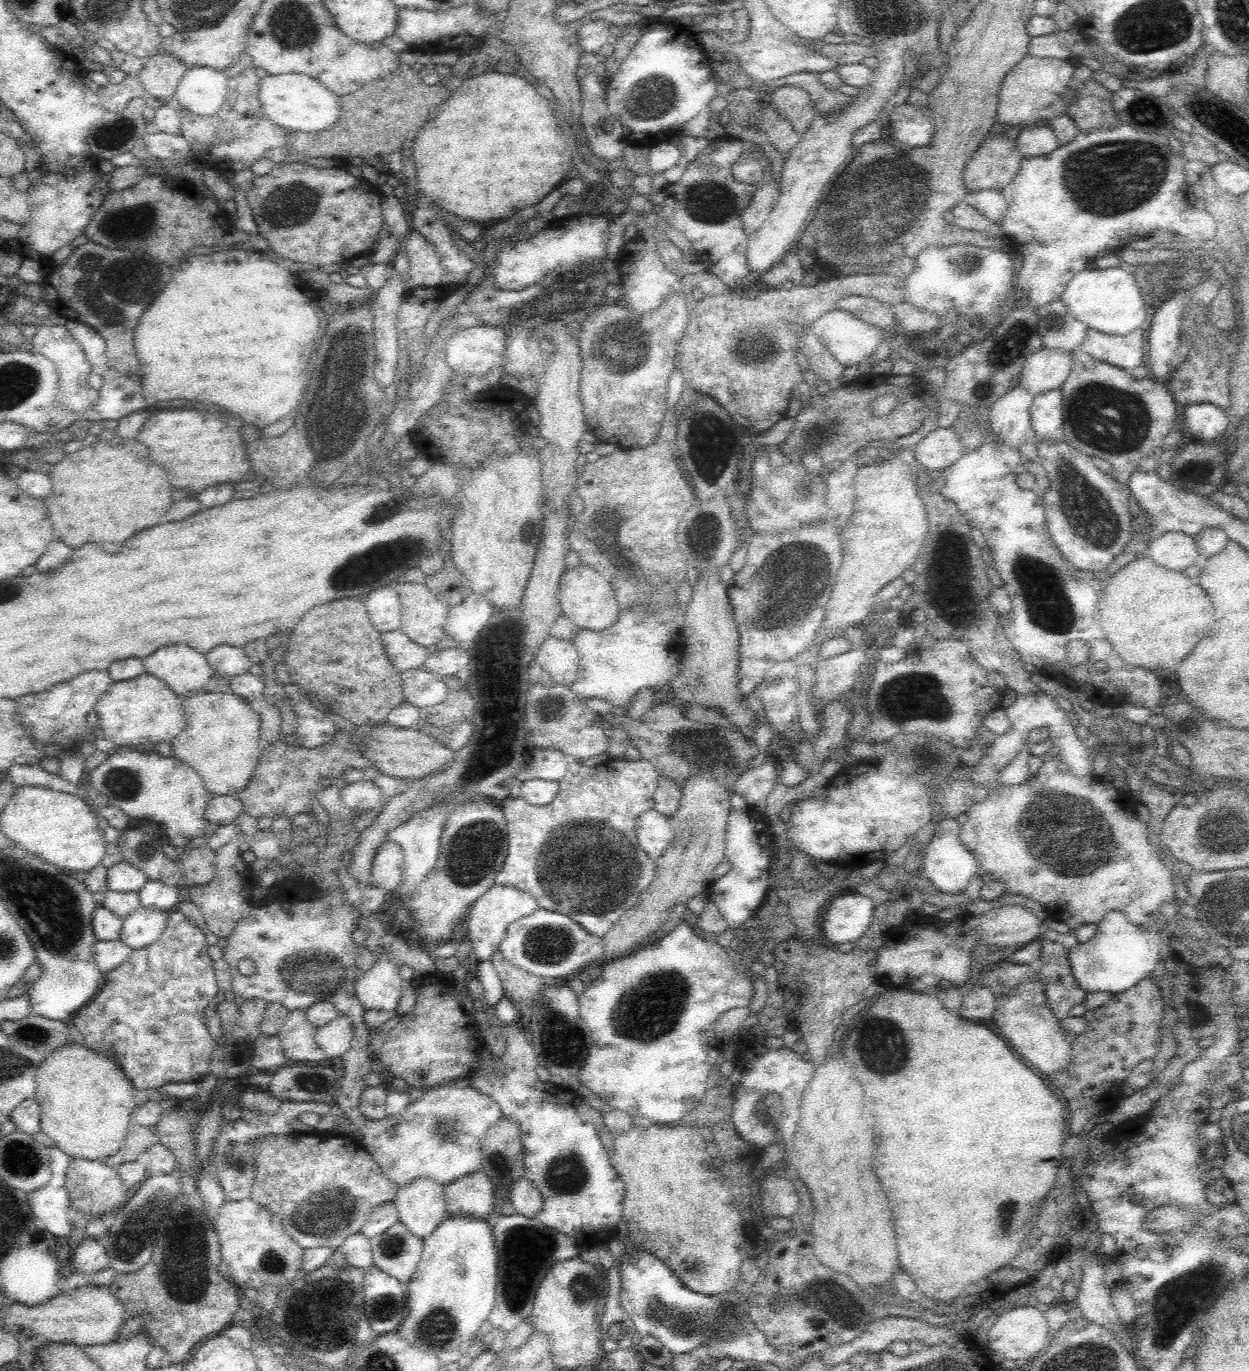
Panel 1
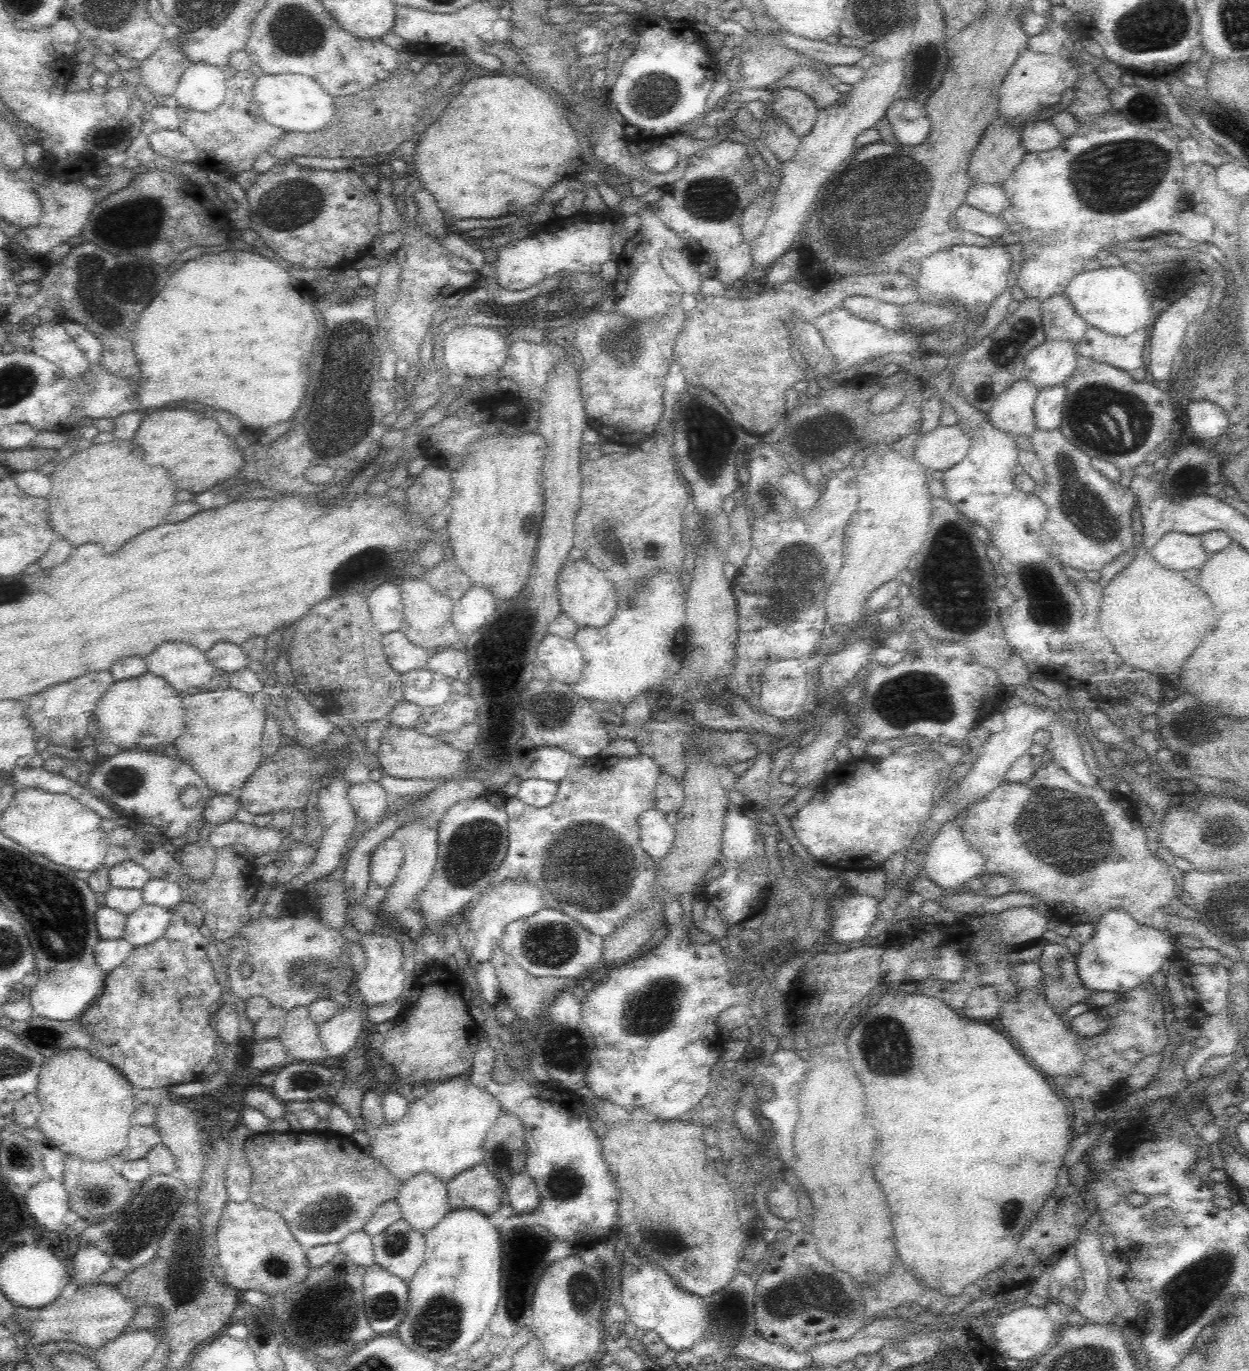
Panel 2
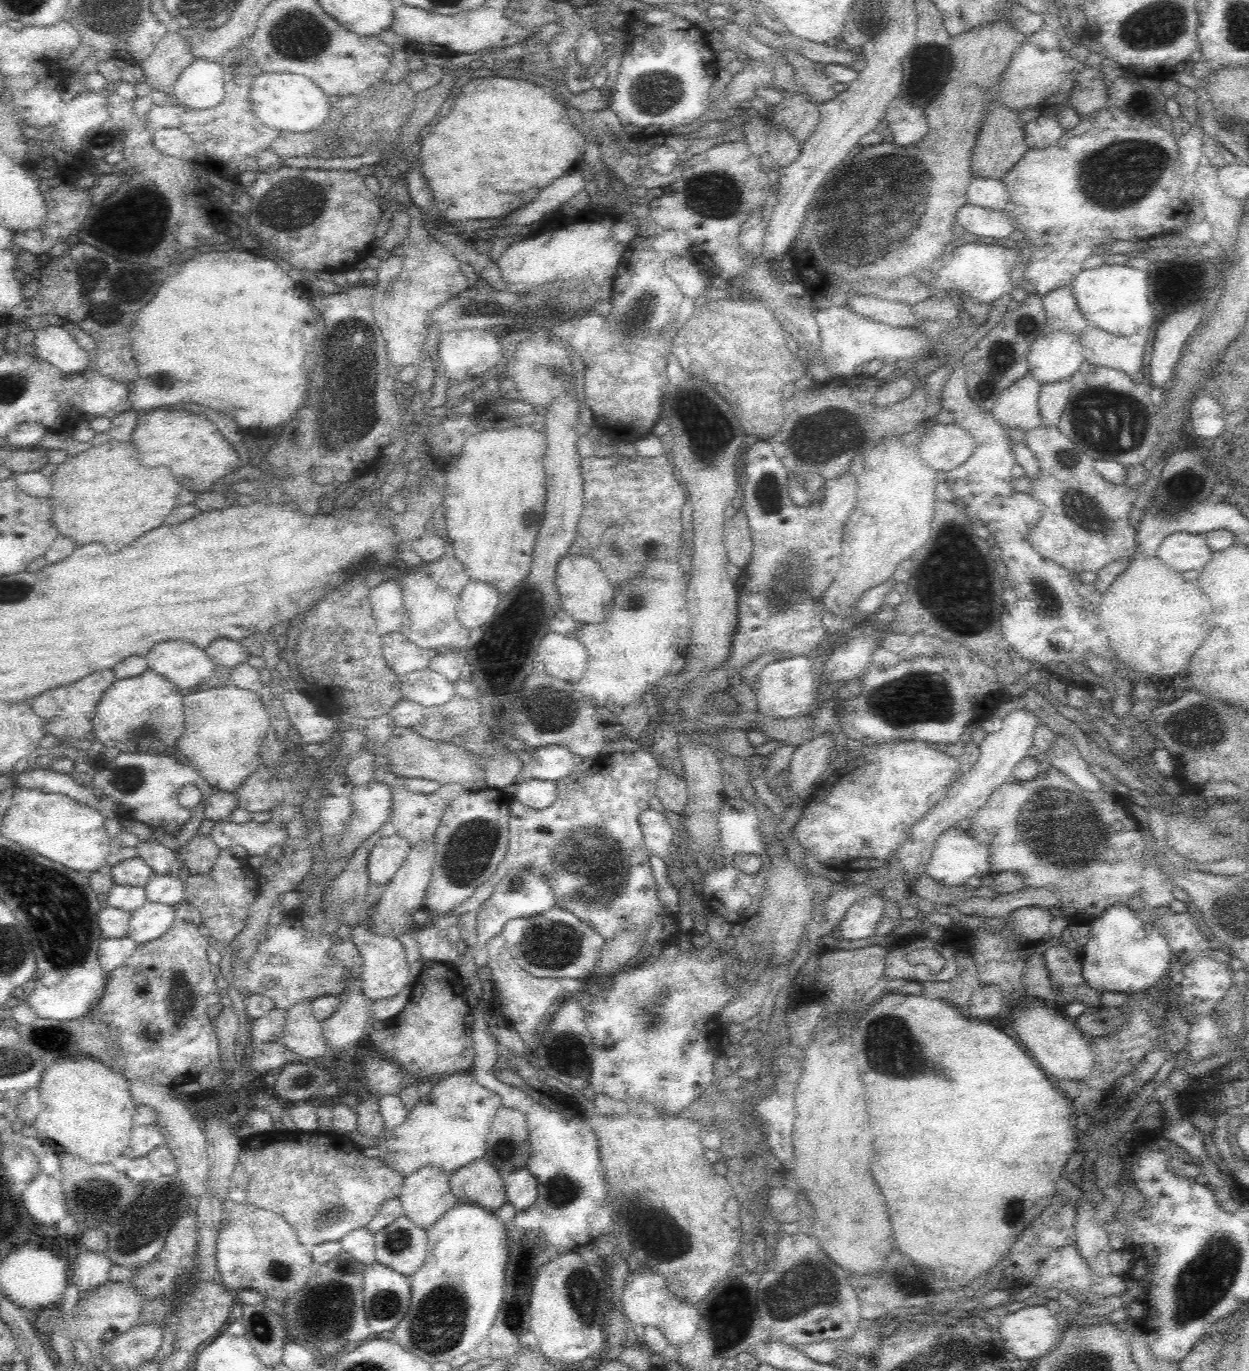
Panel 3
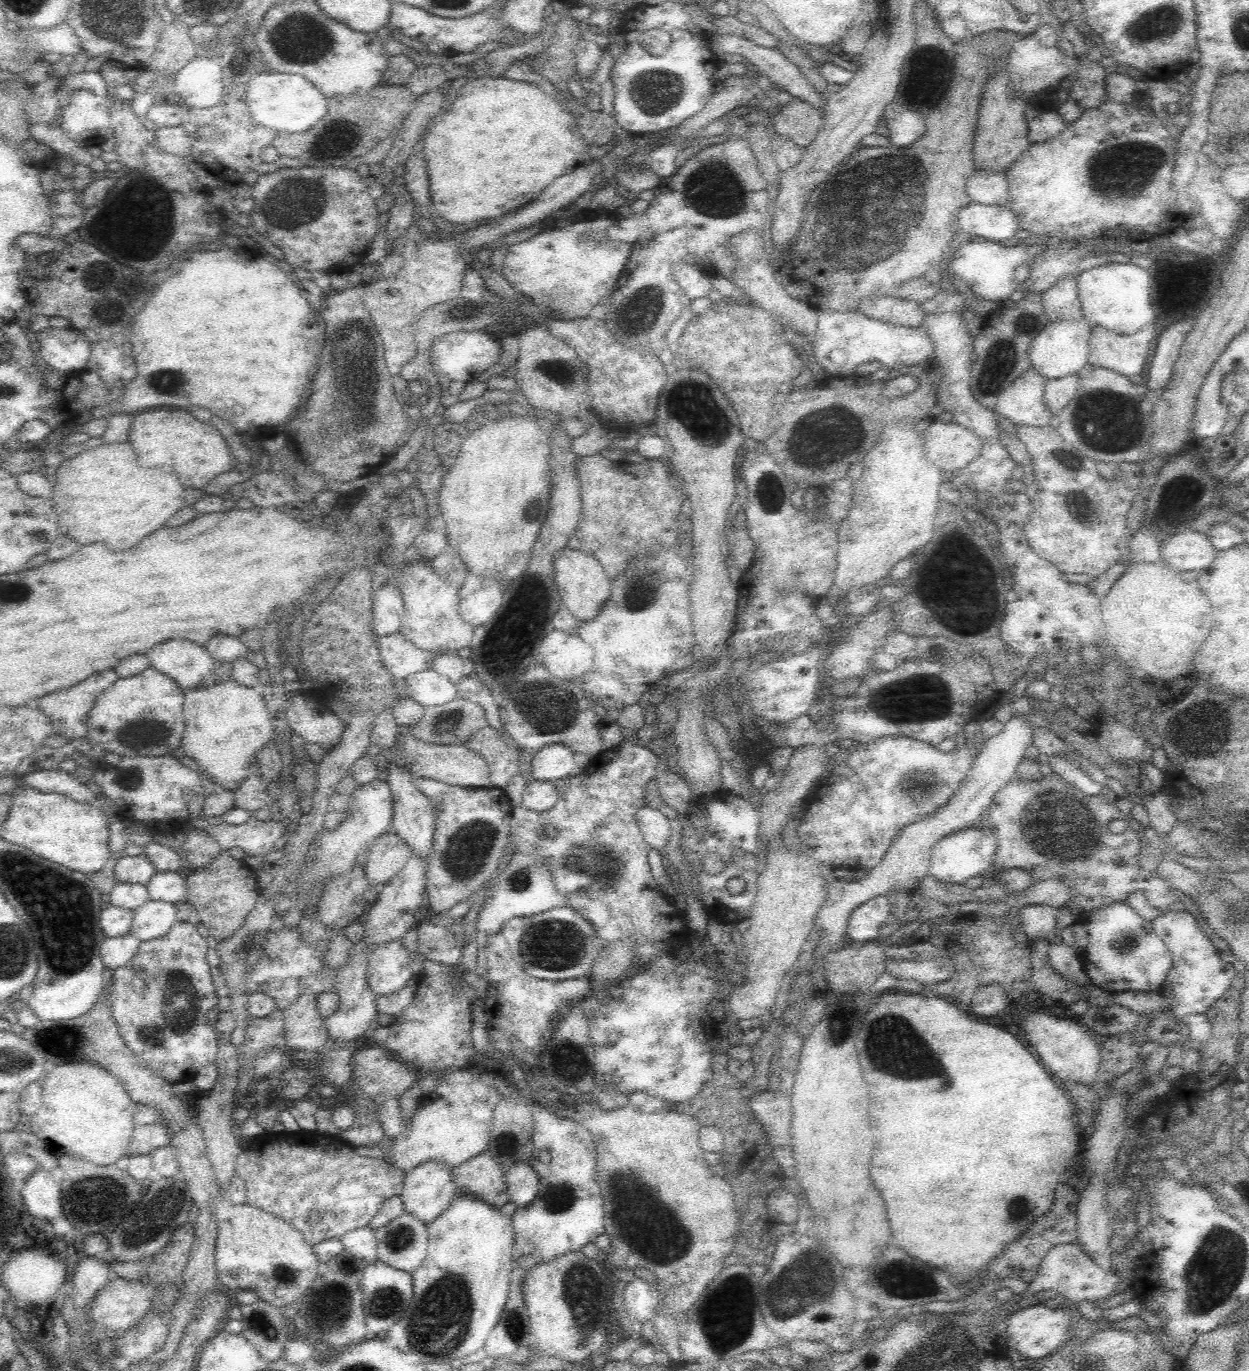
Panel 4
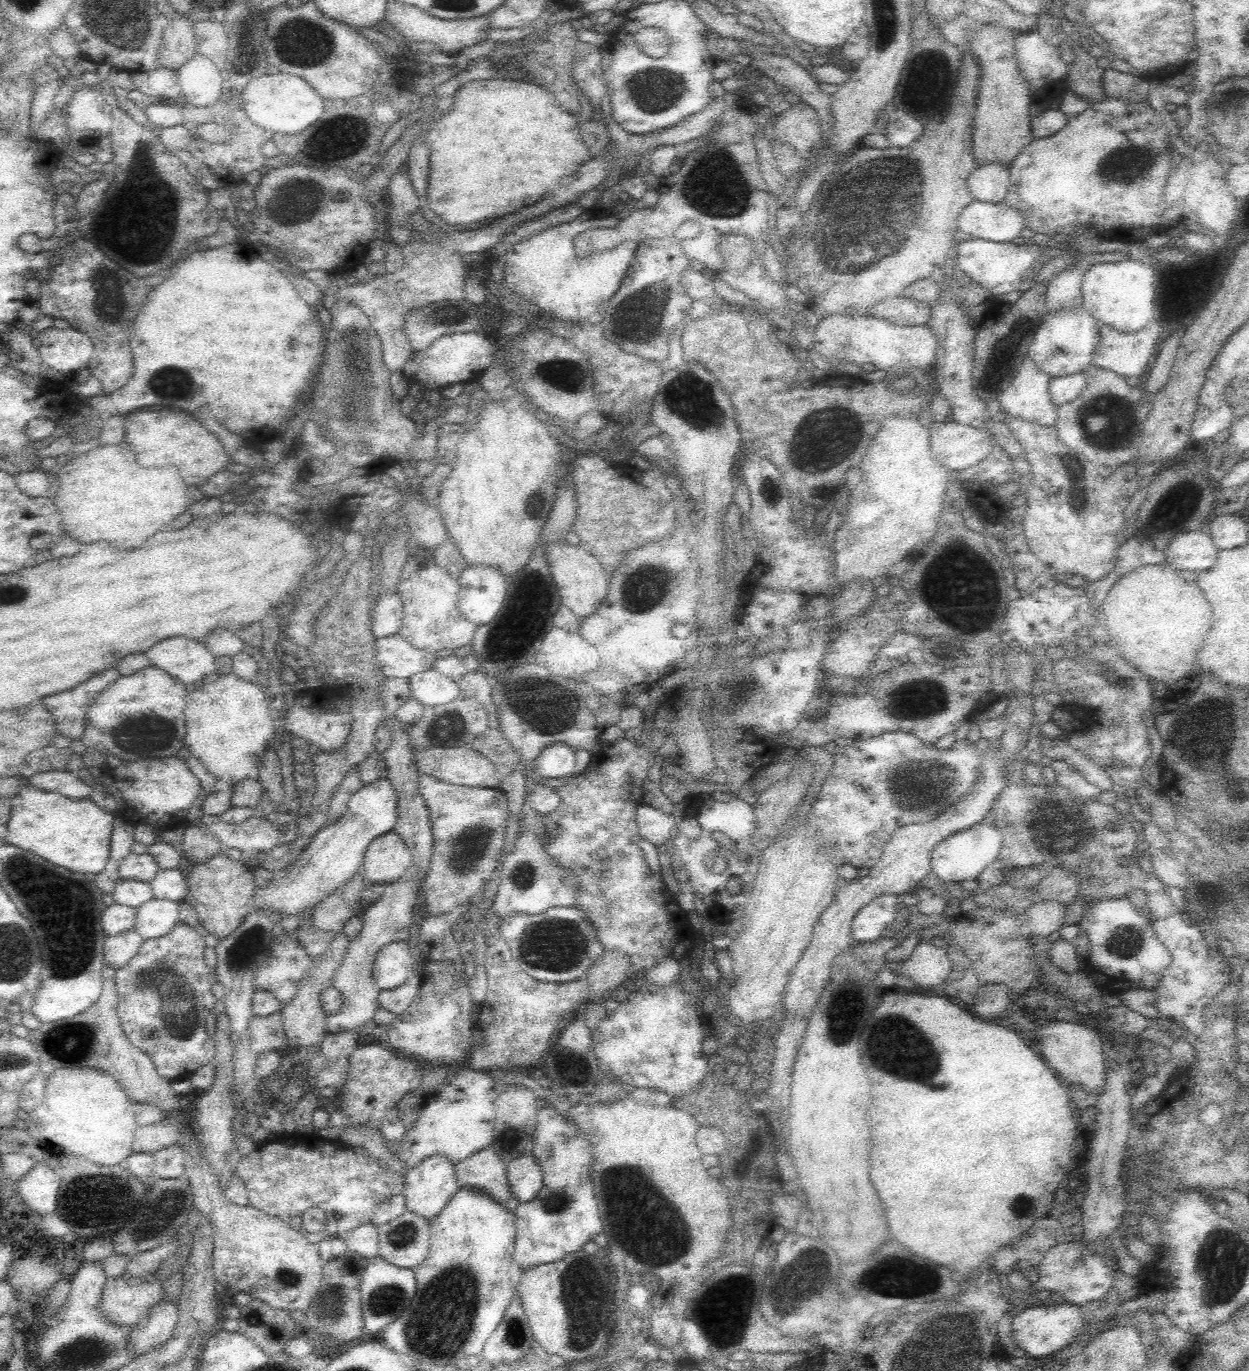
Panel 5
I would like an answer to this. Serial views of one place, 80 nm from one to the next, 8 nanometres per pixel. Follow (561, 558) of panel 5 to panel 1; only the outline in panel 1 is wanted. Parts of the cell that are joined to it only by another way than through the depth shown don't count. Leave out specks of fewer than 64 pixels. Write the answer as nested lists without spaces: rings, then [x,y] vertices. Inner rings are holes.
[[[581,563],[564,571],[560,580],[558,601],[562,615],[581,630],[605,630],[616,622],[616,618],[620,617],[622,612],[615,590],[607,578],[590,566],[584,566]]]

